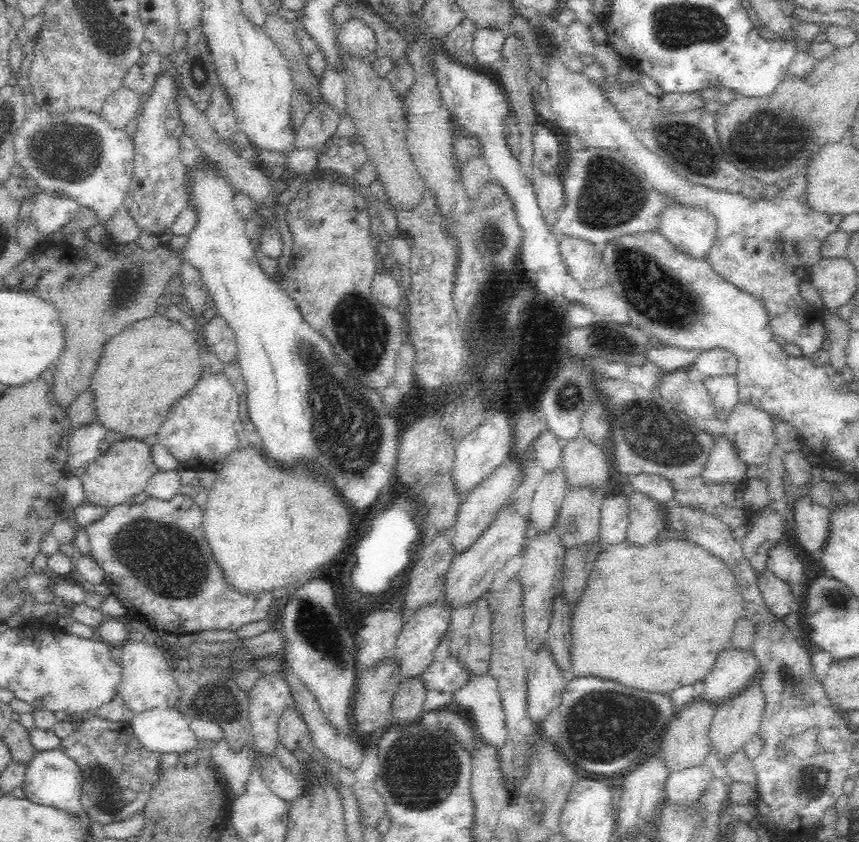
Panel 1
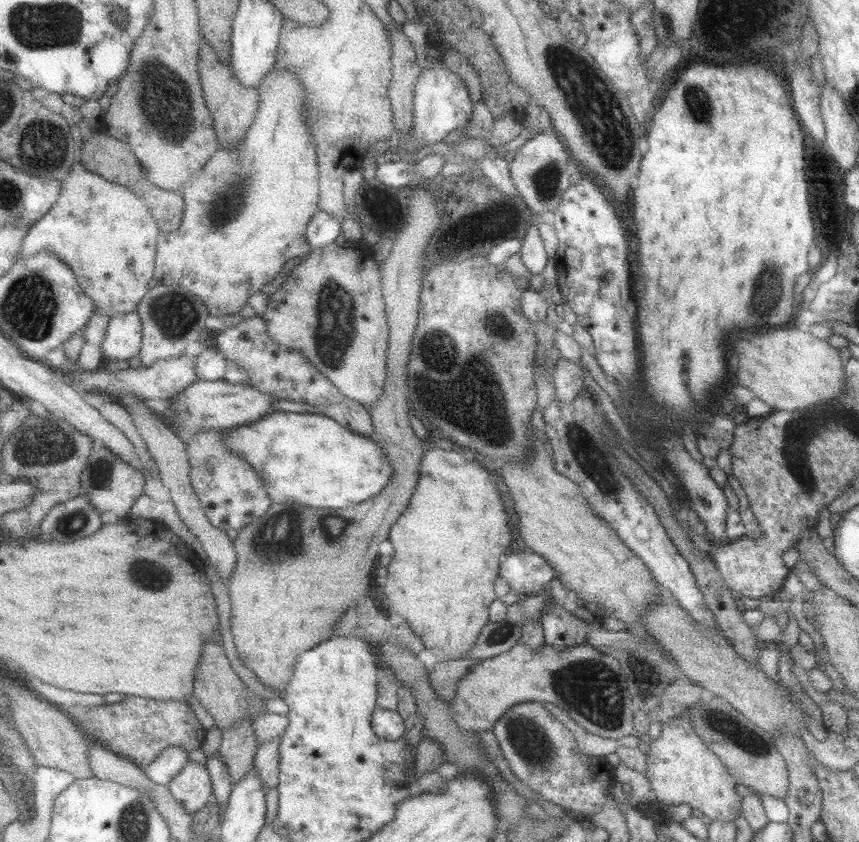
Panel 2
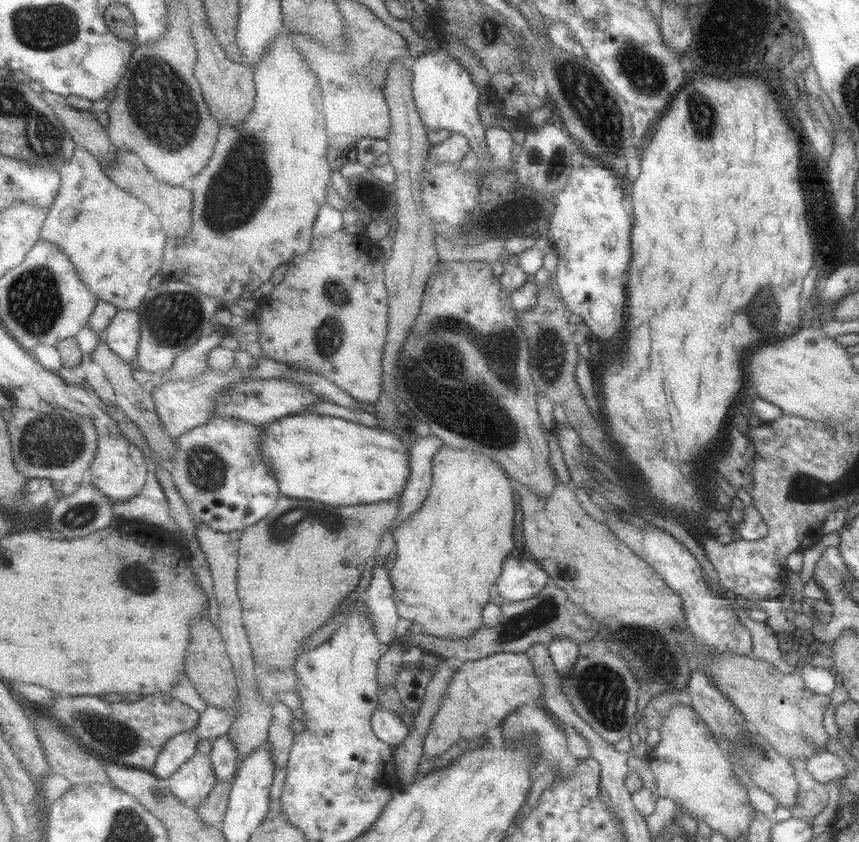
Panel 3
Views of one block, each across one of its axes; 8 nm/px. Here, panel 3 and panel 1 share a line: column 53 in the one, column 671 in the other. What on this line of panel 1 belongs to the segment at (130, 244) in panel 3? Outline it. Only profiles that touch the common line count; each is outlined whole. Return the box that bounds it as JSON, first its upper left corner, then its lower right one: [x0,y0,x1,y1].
[659,202,716,258]

